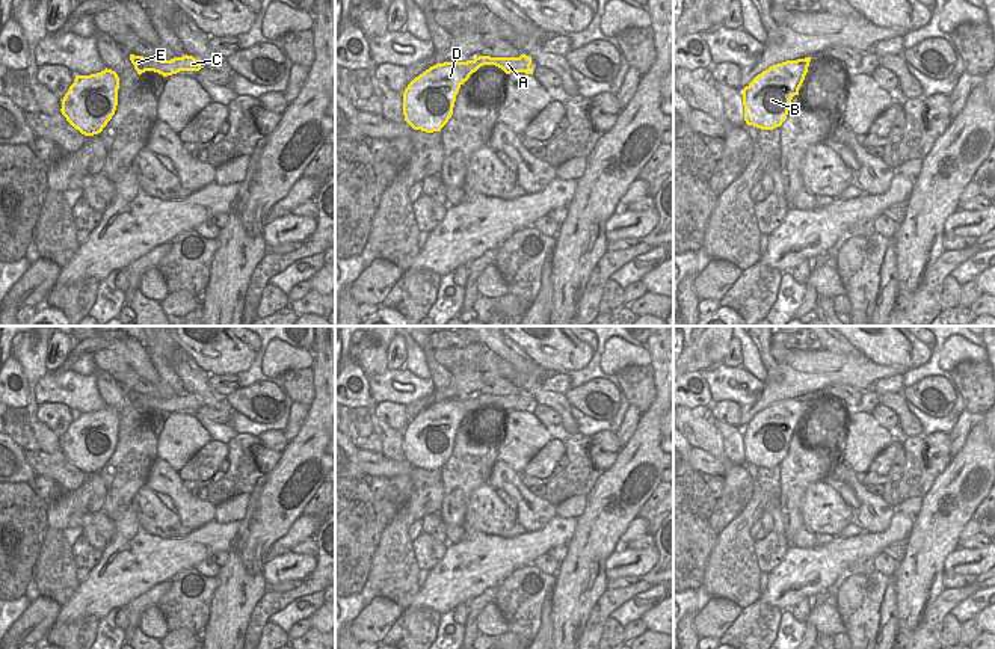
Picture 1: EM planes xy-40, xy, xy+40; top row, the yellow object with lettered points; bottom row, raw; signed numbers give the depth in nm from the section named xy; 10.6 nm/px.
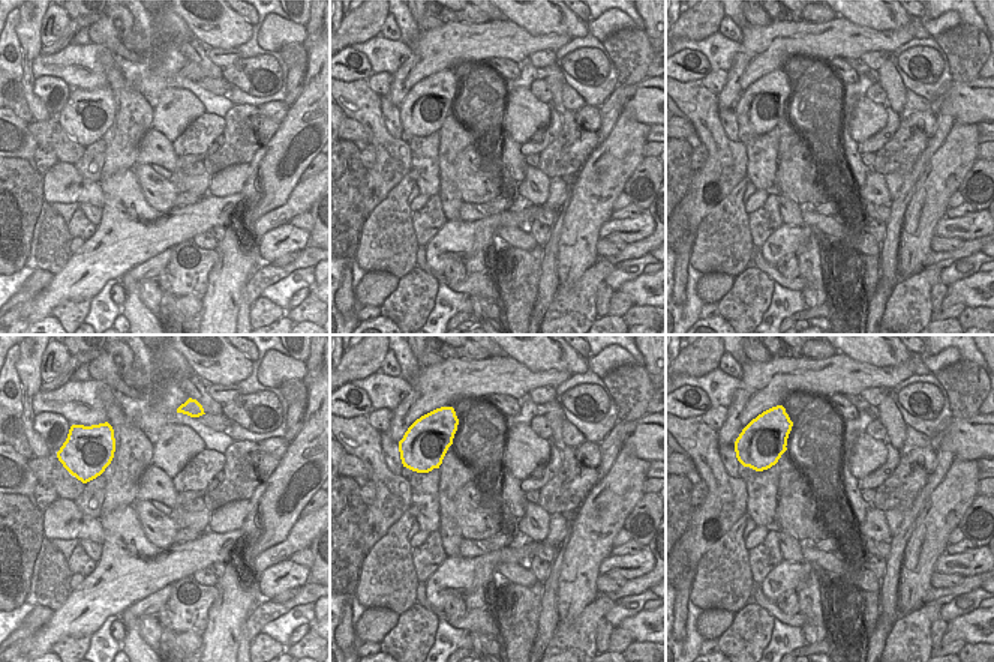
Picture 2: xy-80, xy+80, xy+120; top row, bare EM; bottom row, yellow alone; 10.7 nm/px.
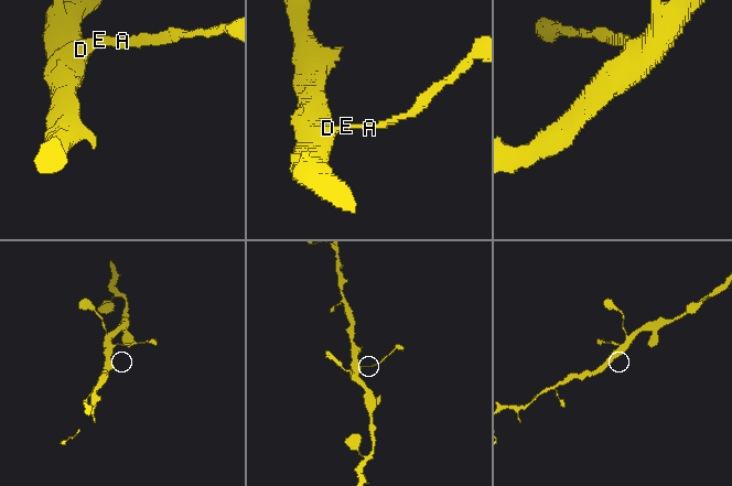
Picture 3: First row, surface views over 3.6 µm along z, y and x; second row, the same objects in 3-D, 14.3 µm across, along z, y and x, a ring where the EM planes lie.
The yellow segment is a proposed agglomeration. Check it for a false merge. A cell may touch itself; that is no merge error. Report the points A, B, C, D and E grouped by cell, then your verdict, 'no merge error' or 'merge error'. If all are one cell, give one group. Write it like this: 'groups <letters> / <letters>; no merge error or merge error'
groups A C E / B D; merge error

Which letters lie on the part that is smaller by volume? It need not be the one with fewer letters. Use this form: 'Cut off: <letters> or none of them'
Cut off: A, C, E

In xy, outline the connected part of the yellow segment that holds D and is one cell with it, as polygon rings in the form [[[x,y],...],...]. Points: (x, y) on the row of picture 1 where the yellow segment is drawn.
[[[436,63],[408,85],[403,92],[403,115],[414,130],[441,131],[448,122],[456,95],[468,80],[464,63]]]

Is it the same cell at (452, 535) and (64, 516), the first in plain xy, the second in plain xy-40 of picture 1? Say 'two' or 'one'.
one

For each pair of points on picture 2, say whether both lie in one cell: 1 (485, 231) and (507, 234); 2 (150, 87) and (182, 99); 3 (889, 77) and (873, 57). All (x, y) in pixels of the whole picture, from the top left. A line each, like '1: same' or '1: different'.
1: different
2: different
3: different

